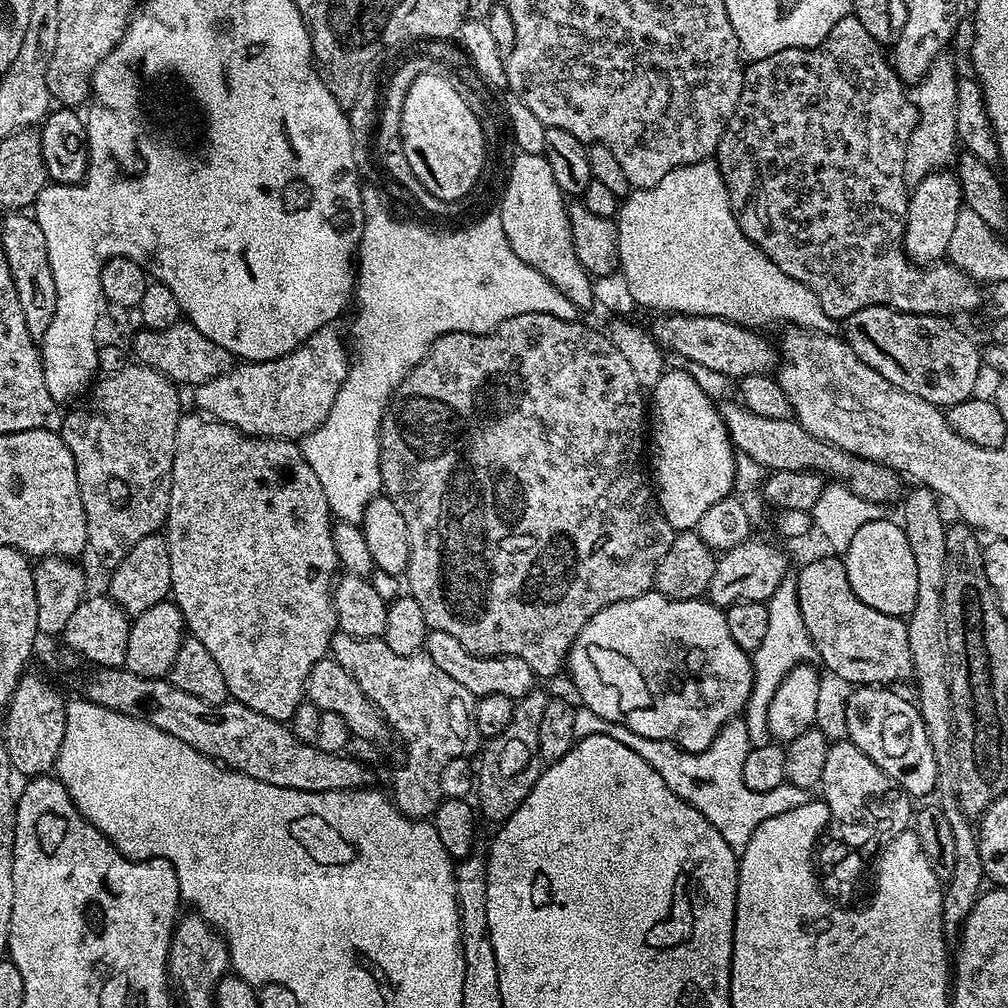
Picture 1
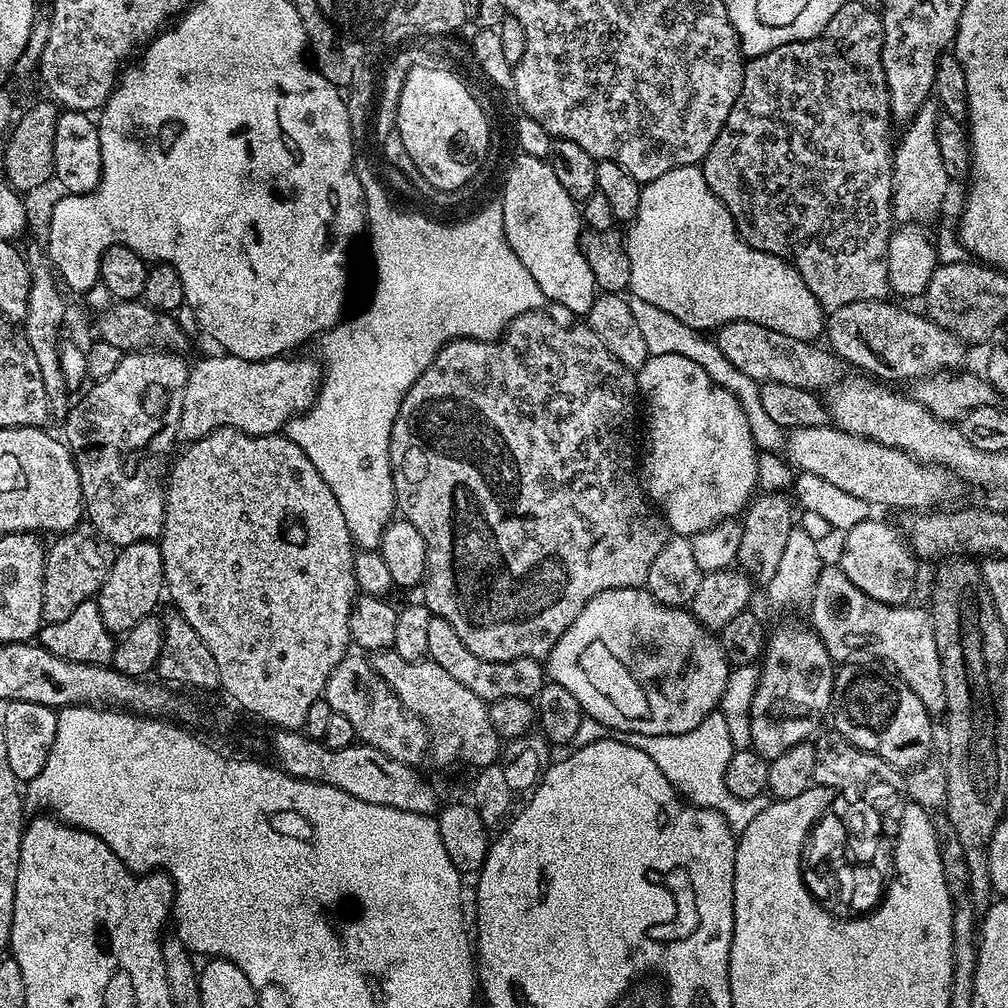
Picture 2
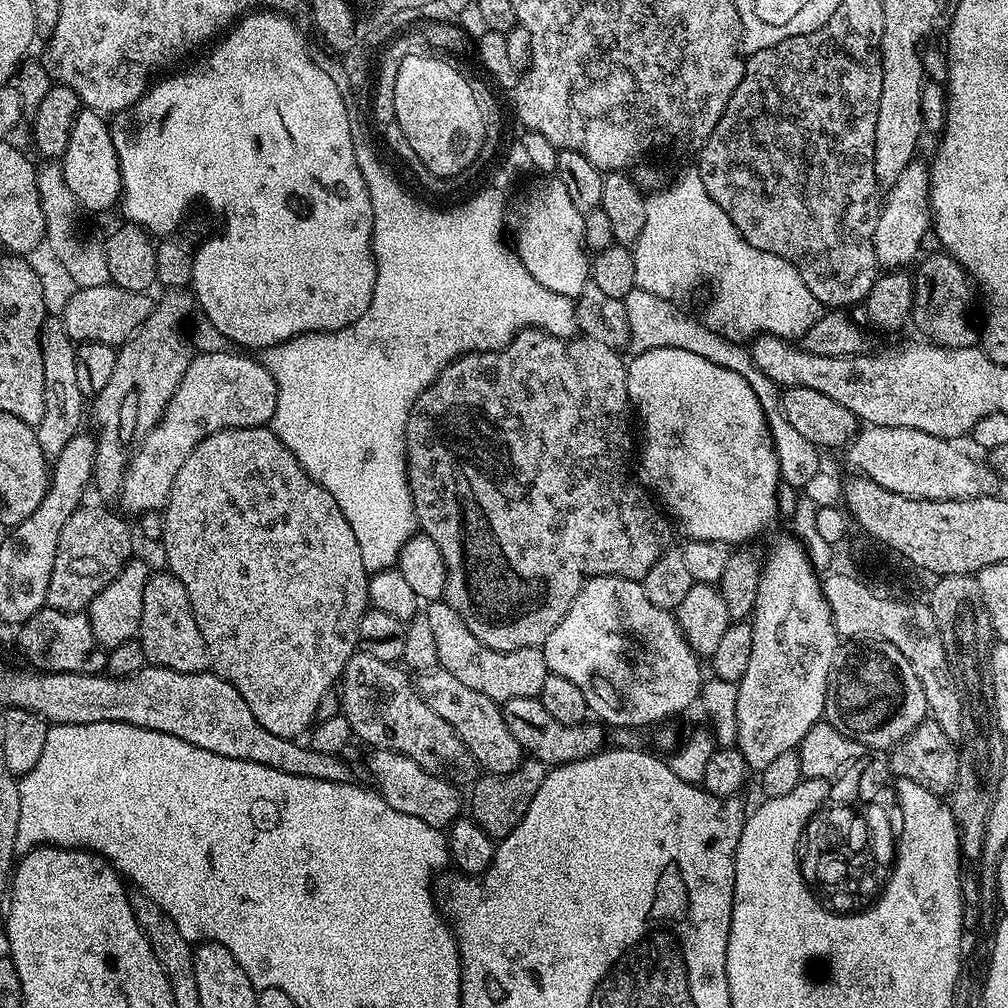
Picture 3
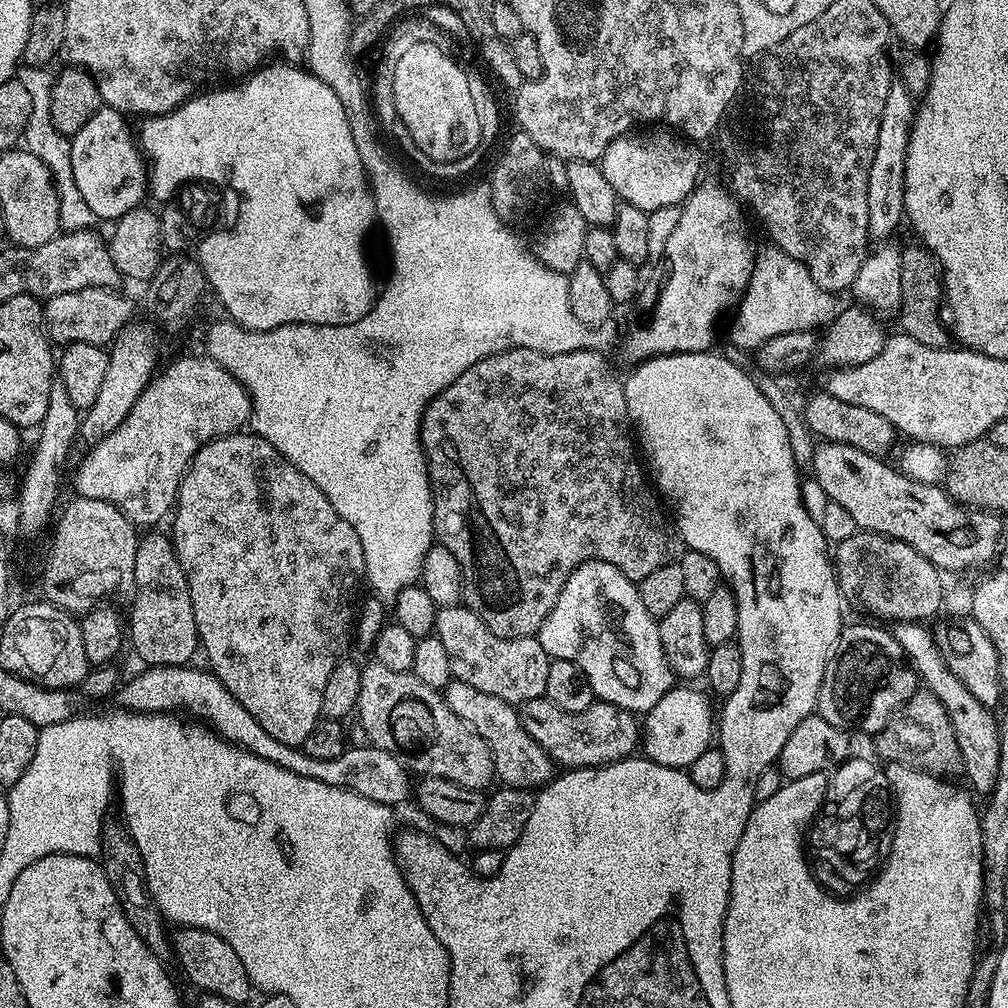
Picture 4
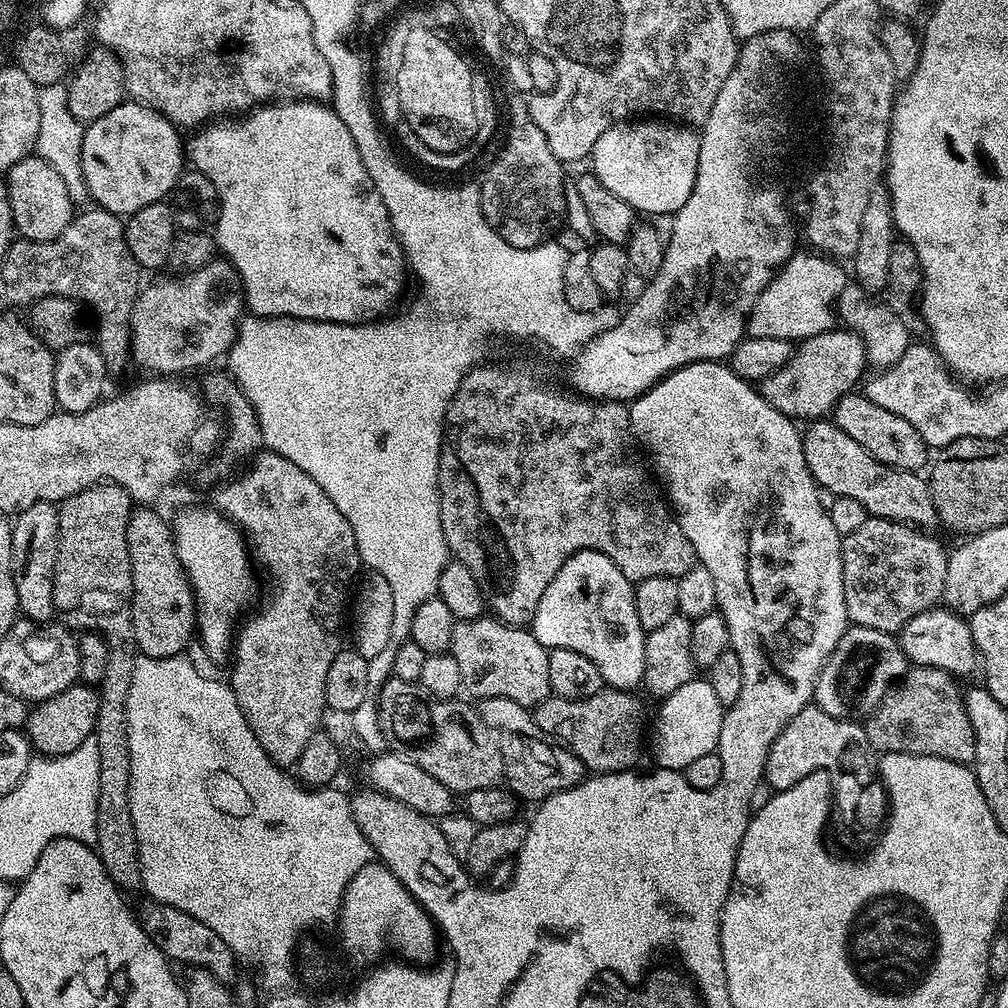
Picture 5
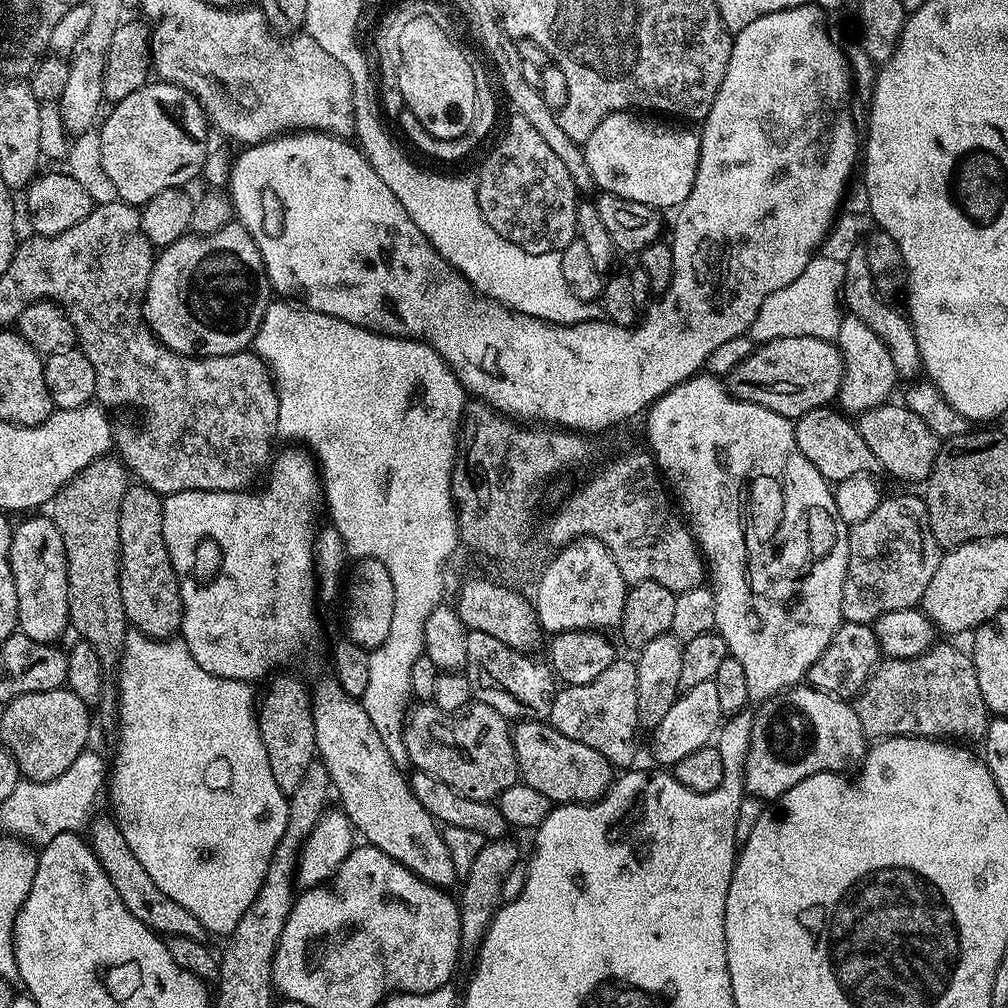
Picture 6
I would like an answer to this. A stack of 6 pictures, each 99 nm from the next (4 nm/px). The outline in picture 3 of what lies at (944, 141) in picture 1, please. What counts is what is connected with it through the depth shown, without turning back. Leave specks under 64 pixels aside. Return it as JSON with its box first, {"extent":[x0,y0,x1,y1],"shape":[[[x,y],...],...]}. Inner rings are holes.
{"extent":[874,162,932,269],"shape":[[[913,162],[906,166],[906,170],[902,170],[902,174],[898,177],[898,182],[894,182],[894,186],[887,189],[883,197],[878,226],[874,226],[876,263],[881,269],[907,269],[909,267],[907,264],[911,265],[921,255],[919,242],[922,234],[925,234],[932,224],[932,206],[928,202],[930,168],[927,163],[920,163]]]}

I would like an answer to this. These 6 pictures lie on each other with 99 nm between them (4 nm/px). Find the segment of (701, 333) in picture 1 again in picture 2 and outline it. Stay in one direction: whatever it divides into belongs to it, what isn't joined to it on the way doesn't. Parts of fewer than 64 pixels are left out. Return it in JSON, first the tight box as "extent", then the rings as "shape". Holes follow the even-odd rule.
{"extent":[714,322,842,390],"shape":[[[730,322],[719,329],[714,336],[718,350],[738,366],[750,378],[758,382],[786,382],[786,386],[798,386],[809,390],[827,390],[842,379],[842,364],[827,347],[815,343],[790,338],[790,334],[778,334],[766,326],[754,322]]]}

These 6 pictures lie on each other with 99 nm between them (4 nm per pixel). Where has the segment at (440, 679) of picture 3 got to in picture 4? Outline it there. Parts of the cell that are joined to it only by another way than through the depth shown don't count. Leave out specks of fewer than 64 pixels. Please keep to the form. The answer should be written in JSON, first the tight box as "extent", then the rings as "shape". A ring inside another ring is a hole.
{"extent":[442,679,554,790],"shape":[[[454,679],[442,689],[442,695],[450,710],[461,716],[488,743],[494,773],[499,779],[500,776],[504,779],[501,781],[507,787],[536,790],[553,779],[554,762],[542,750],[542,746],[538,746],[538,742],[526,734],[519,711],[513,705],[502,698],[494,698],[494,694],[482,694],[482,690],[474,690],[474,686]]]}

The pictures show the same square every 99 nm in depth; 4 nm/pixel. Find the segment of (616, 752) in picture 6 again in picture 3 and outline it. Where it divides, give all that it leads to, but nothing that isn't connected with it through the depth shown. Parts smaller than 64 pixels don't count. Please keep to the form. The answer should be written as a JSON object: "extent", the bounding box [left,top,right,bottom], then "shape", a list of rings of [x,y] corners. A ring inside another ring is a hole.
{"extent":[500,696,606,766],"shape":[[[535,696],[510,698],[503,701],[500,704],[500,713],[506,722],[506,730],[510,730],[510,734],[514,734],[521,749],[531,759],[540,760],[546,766],[569,764],[578,762],[582,758],[590,758],[595,752],[601,751],[606,744],[606,732],[604,736],[603,730],[605,731],[605,729],[599,723],[585,722],[566,726],[562,722],[554,722],[554,718],[550,718],[546,706],[542,706],[542,702]]]}

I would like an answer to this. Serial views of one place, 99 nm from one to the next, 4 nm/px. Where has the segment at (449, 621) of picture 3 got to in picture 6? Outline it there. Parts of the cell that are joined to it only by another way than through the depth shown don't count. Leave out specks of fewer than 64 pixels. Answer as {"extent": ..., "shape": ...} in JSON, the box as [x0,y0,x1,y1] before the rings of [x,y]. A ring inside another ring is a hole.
{"extent":[462,632,558,721],"shape":[[[469,632],[466,638],[466,666],[462,671],[470,682],[473,697],[479,703],[498,710],[498,714],[509,721],[547,721],[552,699],[558,691],[558,681],[551,667],[543,659],[540,660],[535,660],[527,651],[498,642],[498,638],[490,638],[490,634]]]}

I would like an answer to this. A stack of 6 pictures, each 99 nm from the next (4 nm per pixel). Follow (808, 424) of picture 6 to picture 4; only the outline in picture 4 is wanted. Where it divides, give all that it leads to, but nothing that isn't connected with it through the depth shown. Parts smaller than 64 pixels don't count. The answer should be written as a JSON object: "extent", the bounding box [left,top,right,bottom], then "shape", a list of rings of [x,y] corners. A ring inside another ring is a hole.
{"extent":[810,442,1004,573],"shape":[[[820,442],[816,444],[816,452],[812,456],[810,471],[816,475],[822,491],[833,504],[842,506],[856,523],[857,529],[865,532],[877,532],[883,536],[894,538],[898,542],[906,542],[906,546],[914,546],[922,558],[926,558],[941,573],[964,572],[974,568],[986,560],[992,560],[1000,548],[1000,539],[1004,536],[1004,524],[999,515],[986,512],[982,508],[965,508],[957,504],[943,487],[934,484],[923,484],[912,480],[895,467],[883,464],[878,456],[858,450],[854,446],[846,446],[838,442]]]}

